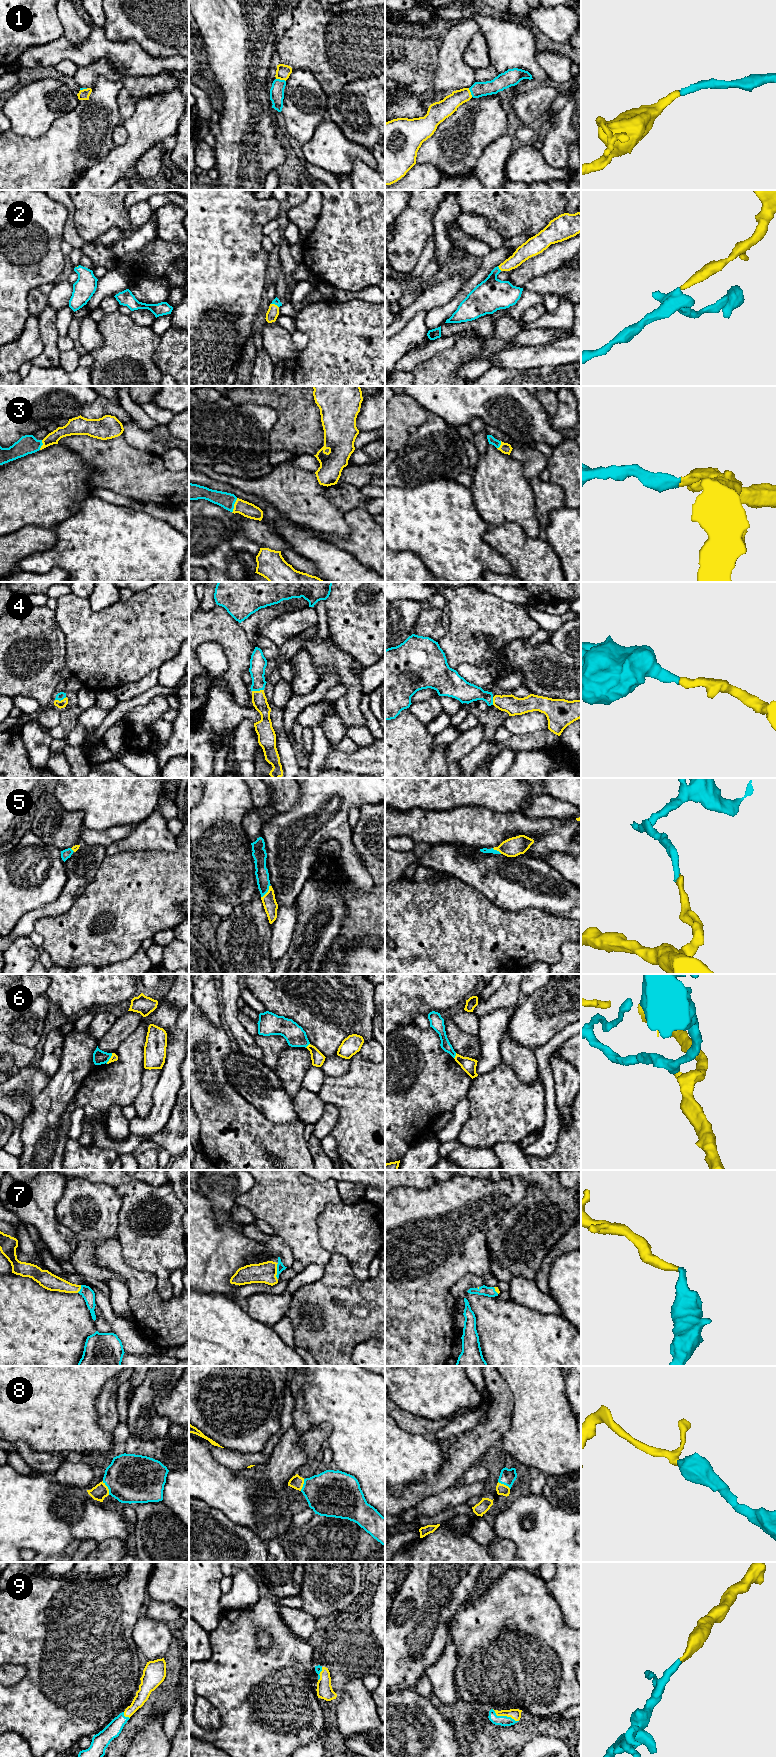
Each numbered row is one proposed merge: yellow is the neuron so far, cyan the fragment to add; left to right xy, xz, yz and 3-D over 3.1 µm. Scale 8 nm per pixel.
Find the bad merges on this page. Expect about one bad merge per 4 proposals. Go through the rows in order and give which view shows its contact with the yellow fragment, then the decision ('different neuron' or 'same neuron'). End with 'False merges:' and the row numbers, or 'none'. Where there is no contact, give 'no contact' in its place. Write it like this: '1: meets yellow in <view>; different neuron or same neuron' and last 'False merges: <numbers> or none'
1: meets yellow in xz; same neuron
2: meets yellow in yz; same neuron
3: meets yellow in xz; same neuron
4: meets yellow in xz; same neuron
5: meets yellow in xz; same neuron
6: meets yellow in xy; different neuron
7: meets yellow in xz; same neuron
8: meets yellow in xy; same neuron
9: meets yellow in yz; same neuron
False merges: 6

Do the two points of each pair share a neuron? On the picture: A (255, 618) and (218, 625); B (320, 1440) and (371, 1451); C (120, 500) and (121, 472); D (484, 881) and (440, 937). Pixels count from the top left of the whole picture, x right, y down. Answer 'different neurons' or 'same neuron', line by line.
A: different neurons
B: different neurons
C: different neurons
D: different neurons

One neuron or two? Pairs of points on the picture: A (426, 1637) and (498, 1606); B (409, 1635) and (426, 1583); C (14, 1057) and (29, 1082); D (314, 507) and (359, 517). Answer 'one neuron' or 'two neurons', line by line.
A: two neurons
B: one neuron
C: two neurons
D: two neurons

